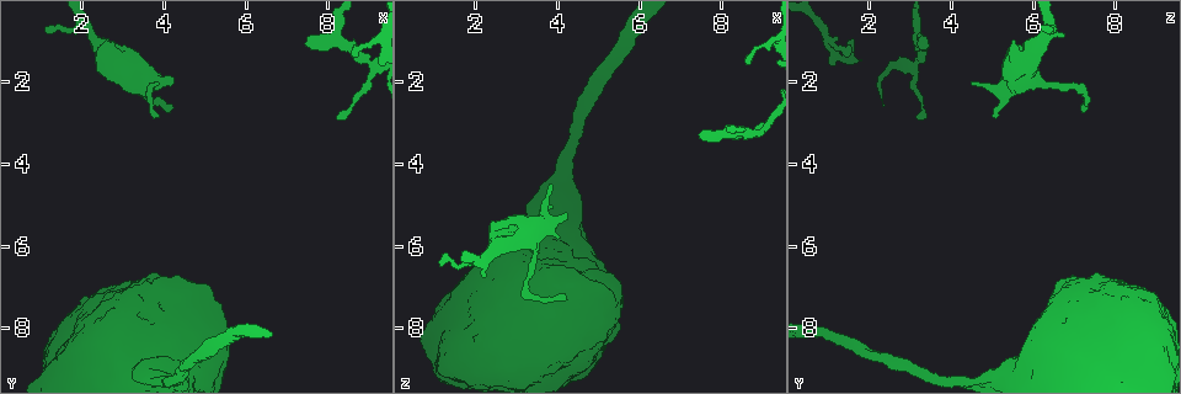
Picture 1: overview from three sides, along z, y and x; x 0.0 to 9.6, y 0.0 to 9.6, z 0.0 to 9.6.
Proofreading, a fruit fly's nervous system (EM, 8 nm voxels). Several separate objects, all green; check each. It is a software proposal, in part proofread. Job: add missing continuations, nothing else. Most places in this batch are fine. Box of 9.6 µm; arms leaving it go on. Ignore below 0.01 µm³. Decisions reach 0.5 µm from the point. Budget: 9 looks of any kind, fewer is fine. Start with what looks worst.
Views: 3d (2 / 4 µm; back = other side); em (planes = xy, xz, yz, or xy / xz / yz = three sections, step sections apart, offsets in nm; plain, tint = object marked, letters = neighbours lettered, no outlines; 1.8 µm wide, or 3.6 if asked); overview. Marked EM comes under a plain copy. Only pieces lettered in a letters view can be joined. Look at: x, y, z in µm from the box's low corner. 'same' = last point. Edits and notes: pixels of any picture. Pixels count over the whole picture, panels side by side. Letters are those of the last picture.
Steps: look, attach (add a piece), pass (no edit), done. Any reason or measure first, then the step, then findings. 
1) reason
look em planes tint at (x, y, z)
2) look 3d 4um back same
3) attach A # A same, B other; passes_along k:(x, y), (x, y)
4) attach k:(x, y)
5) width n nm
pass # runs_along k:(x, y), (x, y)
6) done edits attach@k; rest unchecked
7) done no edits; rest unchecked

branch stops here
look 3d 4um at (8.70, 1.15, 1.50)

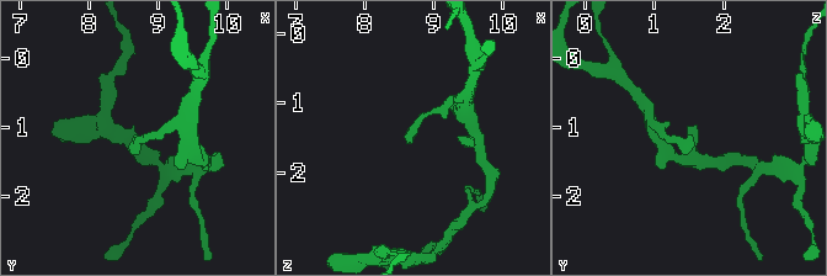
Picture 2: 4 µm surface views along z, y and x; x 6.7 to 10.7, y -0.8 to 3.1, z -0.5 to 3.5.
now the EM
look em 3.6um planes letters at (8.65, 1.10, 1.55)

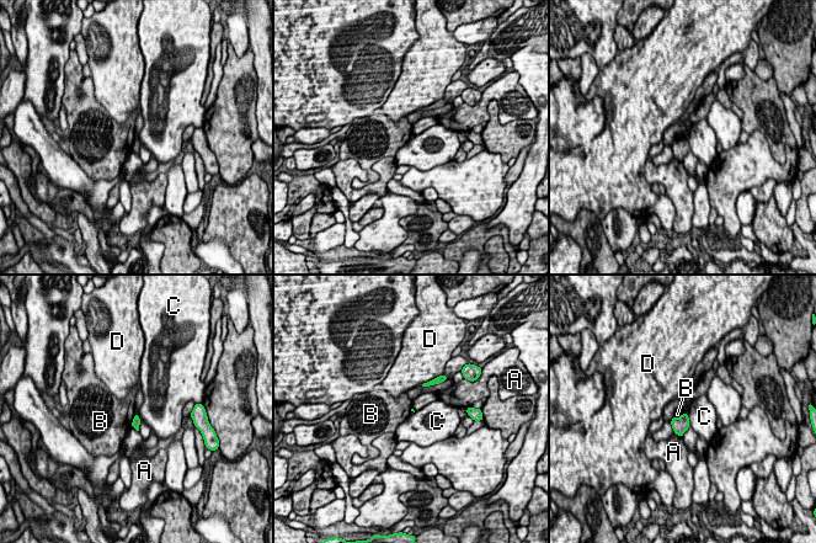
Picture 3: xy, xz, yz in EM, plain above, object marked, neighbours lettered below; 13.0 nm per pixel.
pass # A other, B other, C other, D other; border 3:(687, 414), (691, 425); none of them fits

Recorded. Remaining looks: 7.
tapers out
look 3d 2um at (1.15, 0.70, 6.50)

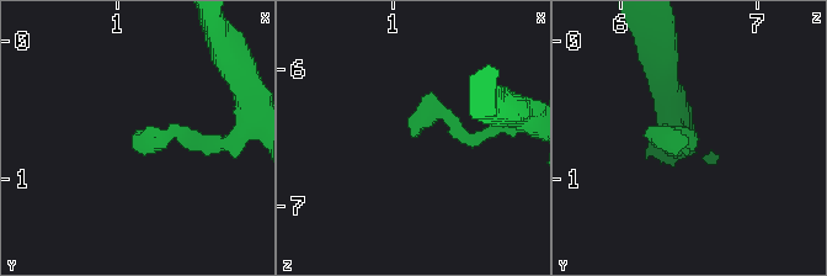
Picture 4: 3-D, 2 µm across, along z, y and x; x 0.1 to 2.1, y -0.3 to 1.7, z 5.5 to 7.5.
look em xy step 4 letters at (1.14, 0.76, 6.48)

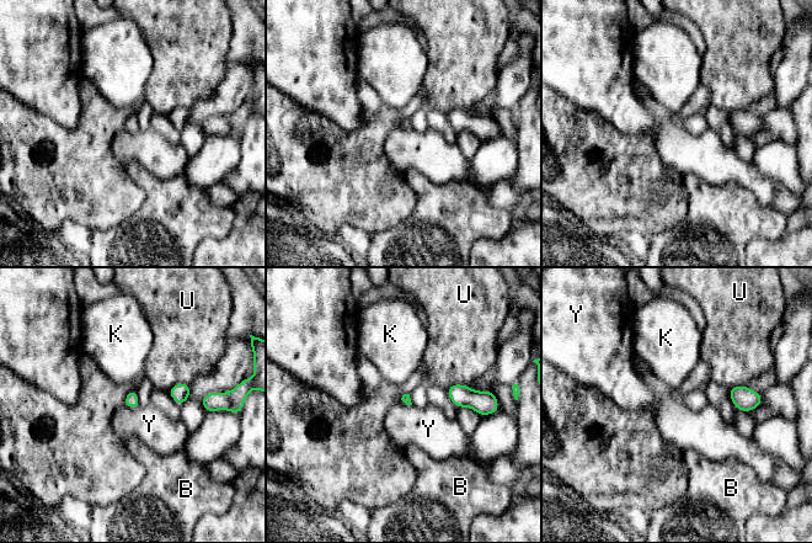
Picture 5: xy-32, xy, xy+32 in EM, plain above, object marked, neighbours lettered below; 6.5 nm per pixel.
longest_contact U 150 nm
pass # B other, K other, U other, Y other; none of them fits

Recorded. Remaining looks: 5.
branch stops here
look 3d 2um back at (7.55, 0.95, 3.30)

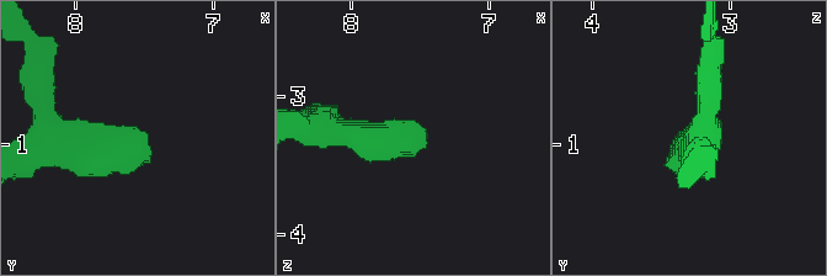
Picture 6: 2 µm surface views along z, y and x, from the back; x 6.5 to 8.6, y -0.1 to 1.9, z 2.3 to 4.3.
need the tissue
look em planes letters at (7.50, 0.90, 3.32)

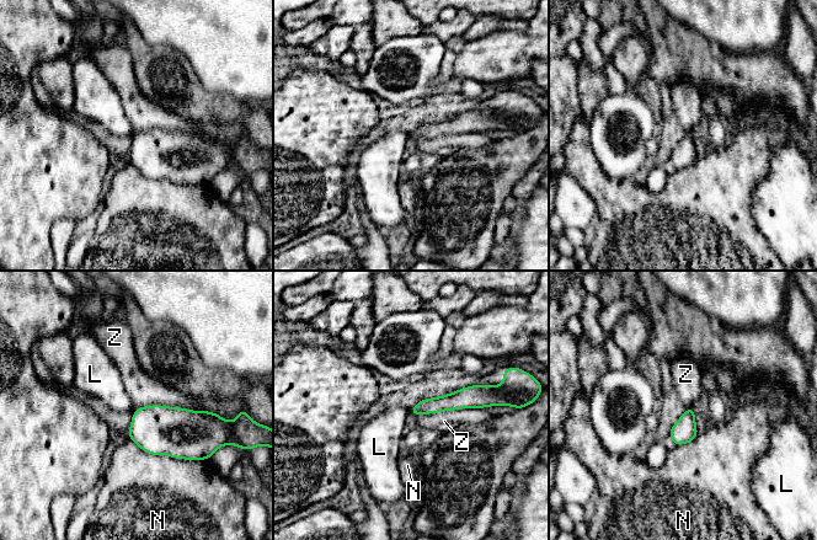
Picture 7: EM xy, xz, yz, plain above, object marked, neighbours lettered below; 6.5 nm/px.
pass # L other, N other, Z other; runs_along 7:(485, 402), (450, 401), (414, 412); no lettered piece goes on from it

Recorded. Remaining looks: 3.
tapers out
look 3d 4um back at (4.15, 2.65, 7.15)

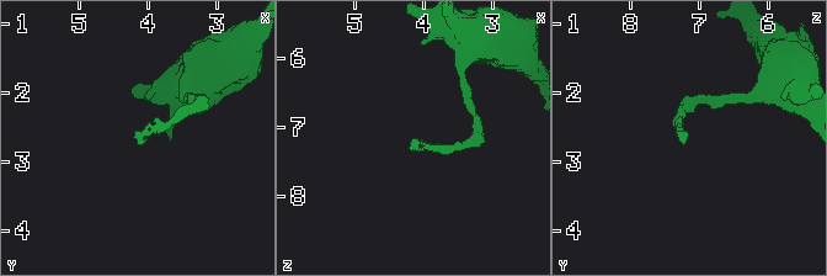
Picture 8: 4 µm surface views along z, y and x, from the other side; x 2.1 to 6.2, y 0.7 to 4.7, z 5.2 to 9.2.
look em yz step 8 tint at (4.15, 2.65, 7.15)

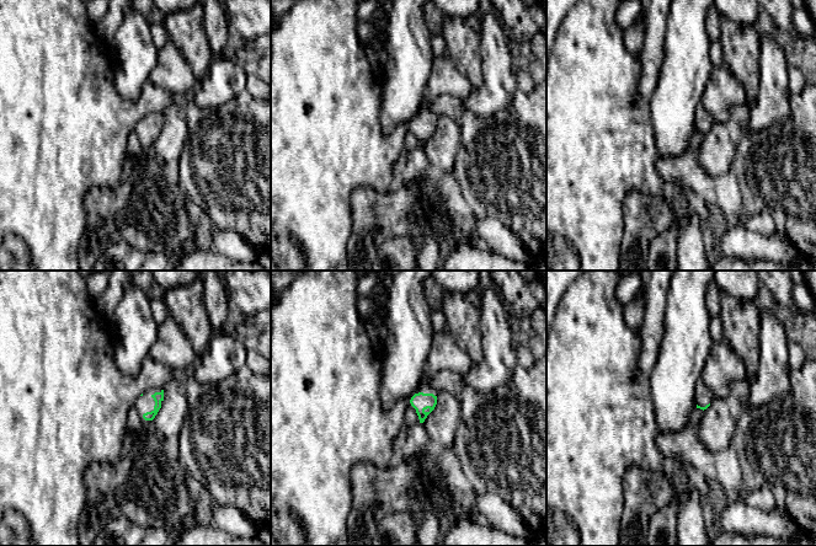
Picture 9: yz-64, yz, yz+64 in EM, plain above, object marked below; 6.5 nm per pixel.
look em yz step 8 letters same

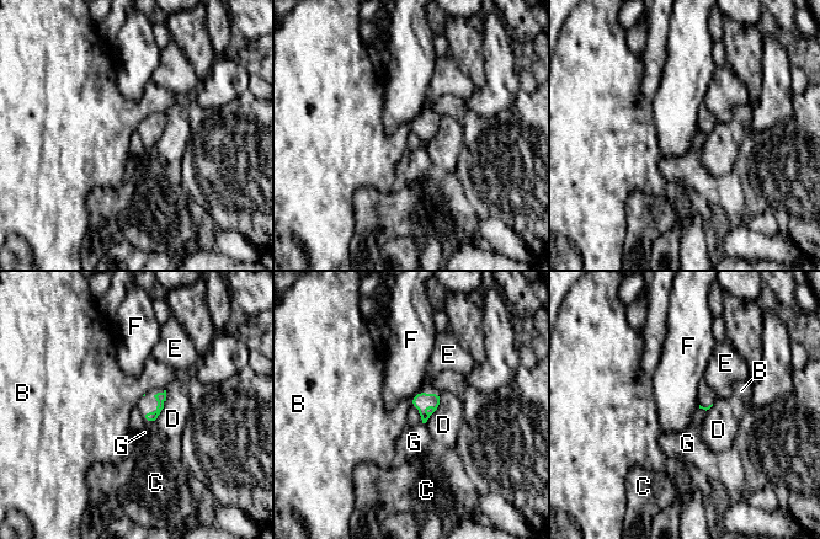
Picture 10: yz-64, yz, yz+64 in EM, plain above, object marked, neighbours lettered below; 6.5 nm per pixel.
pass # B other, C other, D other, E other, F other, G other; border 10:(410, 399), (411, 406); none of them fits

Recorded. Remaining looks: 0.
done no edits; rest unchecked

